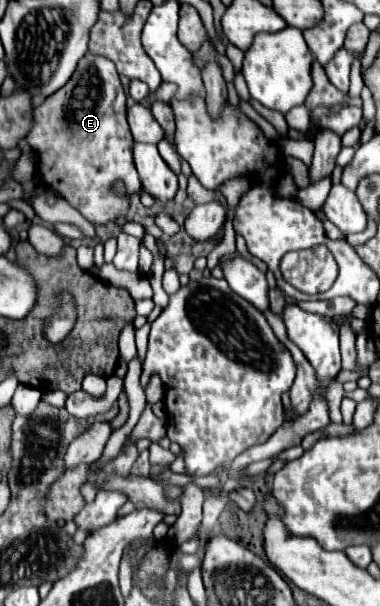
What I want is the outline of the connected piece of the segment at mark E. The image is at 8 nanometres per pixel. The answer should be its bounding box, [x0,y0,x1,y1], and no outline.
[27,53,141,225]

